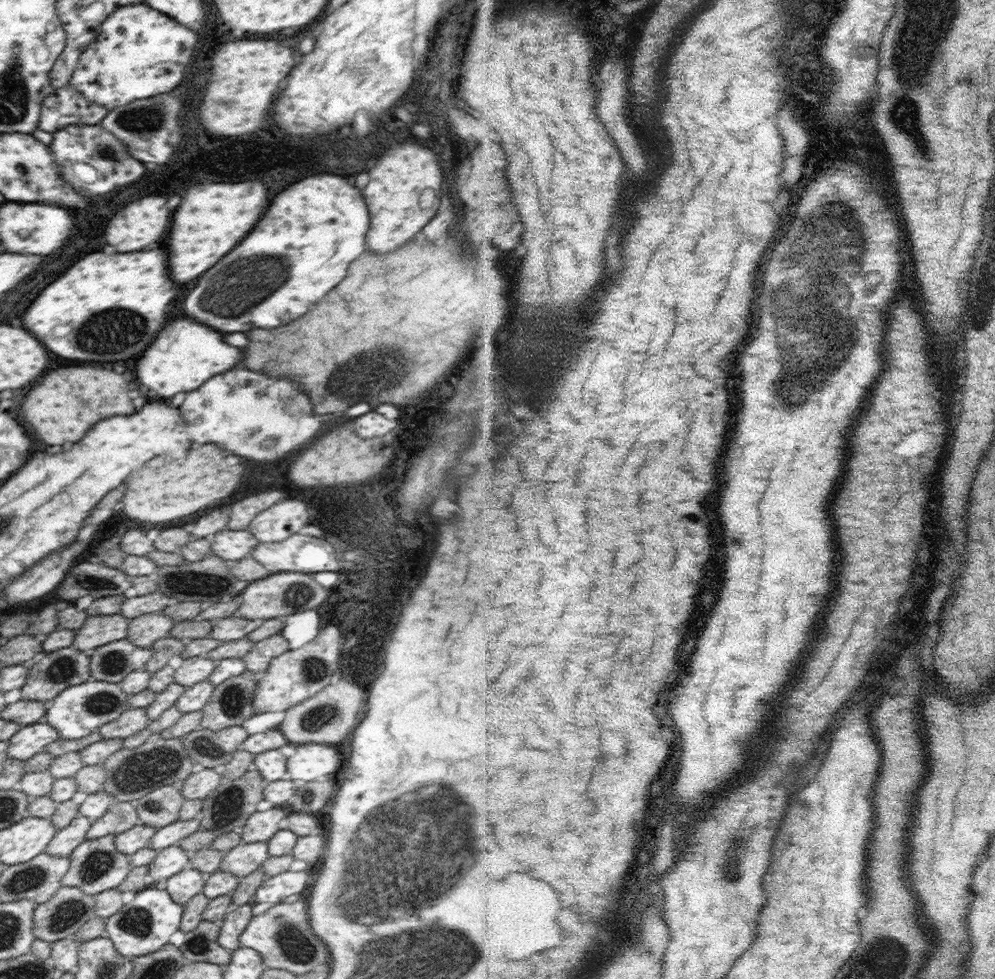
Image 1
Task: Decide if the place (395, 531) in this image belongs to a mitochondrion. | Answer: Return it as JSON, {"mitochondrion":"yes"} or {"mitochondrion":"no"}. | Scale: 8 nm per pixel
{"mitochondrion":"yes"}

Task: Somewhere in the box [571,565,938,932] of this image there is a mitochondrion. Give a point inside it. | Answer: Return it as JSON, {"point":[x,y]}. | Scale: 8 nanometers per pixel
{"point":[737,845]}

